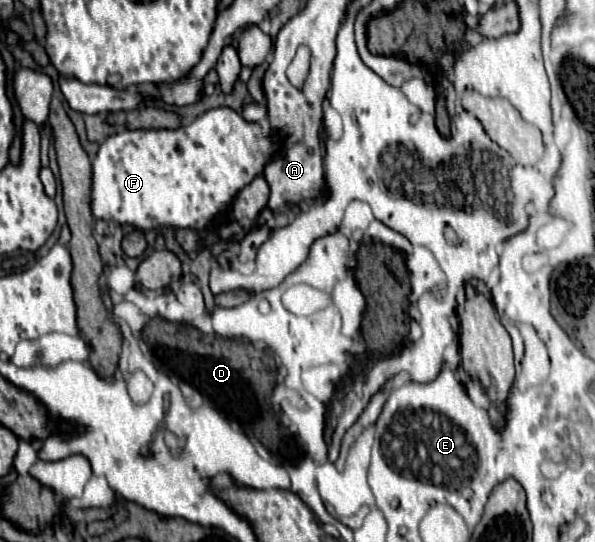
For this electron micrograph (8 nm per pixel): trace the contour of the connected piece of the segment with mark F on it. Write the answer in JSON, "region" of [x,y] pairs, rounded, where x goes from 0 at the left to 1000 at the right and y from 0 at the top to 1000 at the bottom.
{"region":[[[360,199],[350,203],[346,210],[333,214],[326,225],[319,225],[309,236],[299,240],[205,240],[195,244],[188,251],[182,251],[168,273],[165,284],[155,299],[155,399],[178,406],[178,410],[208,410],[208,413],[229,413],[229,421],[239,424],[255,424],[266,417],[292,417],[292,421],[323,421],[323,424],[343,424],[360,402],[370,402],[383,384],[390,365],[413,343],[424,336],[424,328],[430,321],[440,321],[444,303],[454,295],[454,288],[471,273],[471,266],[457,266],[454,255],[440,255],[440,240],[437,229],[417,229],[400,207],[393,207],[390,199]]]}

